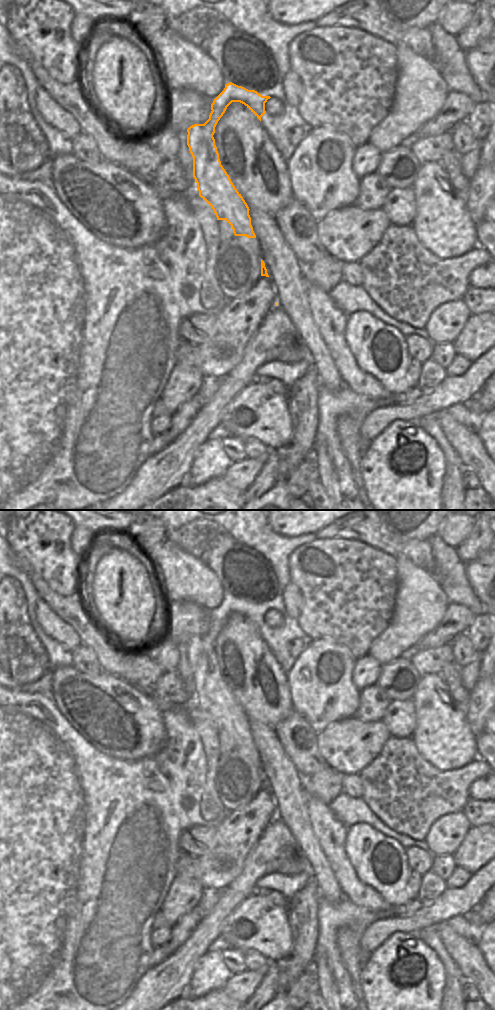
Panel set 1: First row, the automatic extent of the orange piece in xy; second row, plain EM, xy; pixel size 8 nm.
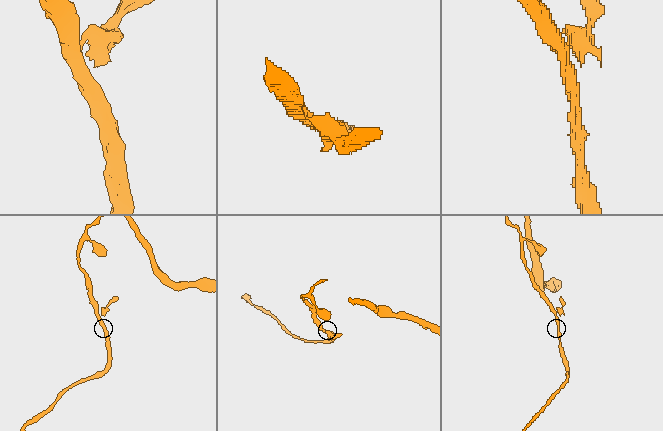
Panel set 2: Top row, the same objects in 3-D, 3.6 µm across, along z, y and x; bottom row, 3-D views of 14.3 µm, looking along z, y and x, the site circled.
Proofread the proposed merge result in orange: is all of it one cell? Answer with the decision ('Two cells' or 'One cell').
Two cells

